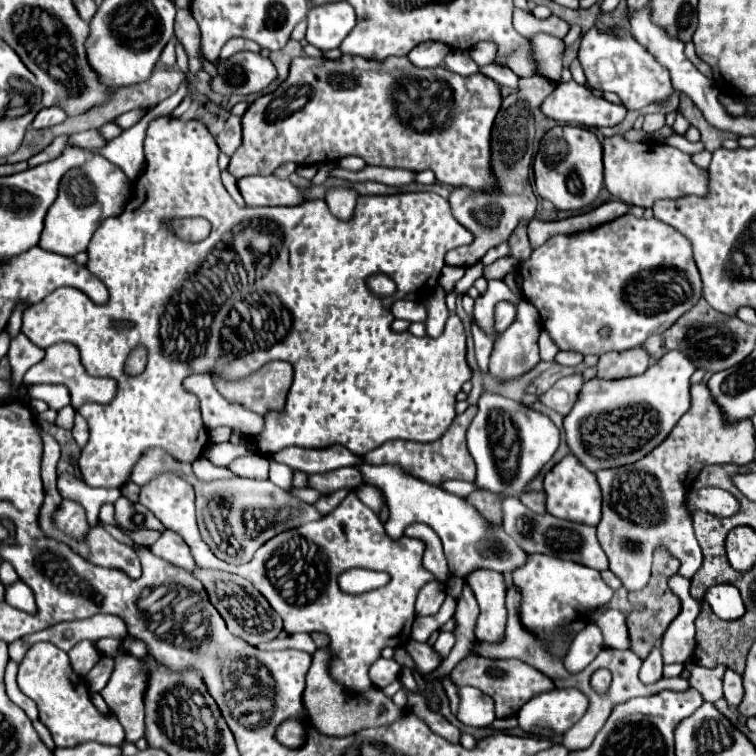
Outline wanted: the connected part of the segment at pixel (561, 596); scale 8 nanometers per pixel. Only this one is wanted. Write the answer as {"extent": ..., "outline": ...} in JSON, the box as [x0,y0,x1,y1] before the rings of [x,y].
{"extent":[512,555,612,655],"outline":[[[530,555],[526,565],[514,571],[512,575],[514,585],[522,589],[522,623],[526,629],[550,637],[552,645],[550,651],[556,655],[566,655],[570,641],[564,641],[558,631],[572,623],[574,619],[586,617],[594,607],[606,605],[612,597],[612,589],[602,581],[596,569],[574,561],[562,561],[552,555]]]}

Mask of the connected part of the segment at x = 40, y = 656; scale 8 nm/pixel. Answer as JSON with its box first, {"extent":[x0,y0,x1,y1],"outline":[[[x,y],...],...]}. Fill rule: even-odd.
{"extent":[18,642,124,747],"outline":[[[42,642],[28,649],[18,669],[18,685],[20,691],[38,705],[40,721],[50,729],[58,747],[74,747],[86,741],[120,746],[124,741],[124,731],[116,715],[102,715],[94,707],[86,681],[72,671],[68,655],[55,645]]]}

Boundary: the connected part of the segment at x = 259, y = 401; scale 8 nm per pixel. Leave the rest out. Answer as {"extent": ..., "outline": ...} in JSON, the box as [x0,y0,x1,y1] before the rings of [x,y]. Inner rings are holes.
{"extent":[212,361,294,415],"outline":[[[270,361],[264,367],[260,367],[254,375],[250,375],[246,379],[228,381],[228,379],[224,379],[220,375],[214,375],[212,381],[214,381],[214,387],[218,389],[218,393],[226,401],[238,403],[244,409],[254,411],[258,415],[266,415],[268,411],[282,411],[284,409],[286,395],[288,395],[288,389],[292,385],[292,375],[294,375],[294,371],[292,371],[292,365],[290,363],[286,363],[286,361]]]}

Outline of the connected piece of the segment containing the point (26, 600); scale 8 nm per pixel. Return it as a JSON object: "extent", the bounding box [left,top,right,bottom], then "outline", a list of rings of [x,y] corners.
{"extent":[4,581,36,613],"outline":[[[16,581],[12,585],[4,587],[4,599],[6,603],[10,603],[16,609],[22,609],[26,613],[36,613],[36,603],[34,603],[34,595],[32,589],[28,589],[28,585],[24,581]]]}

